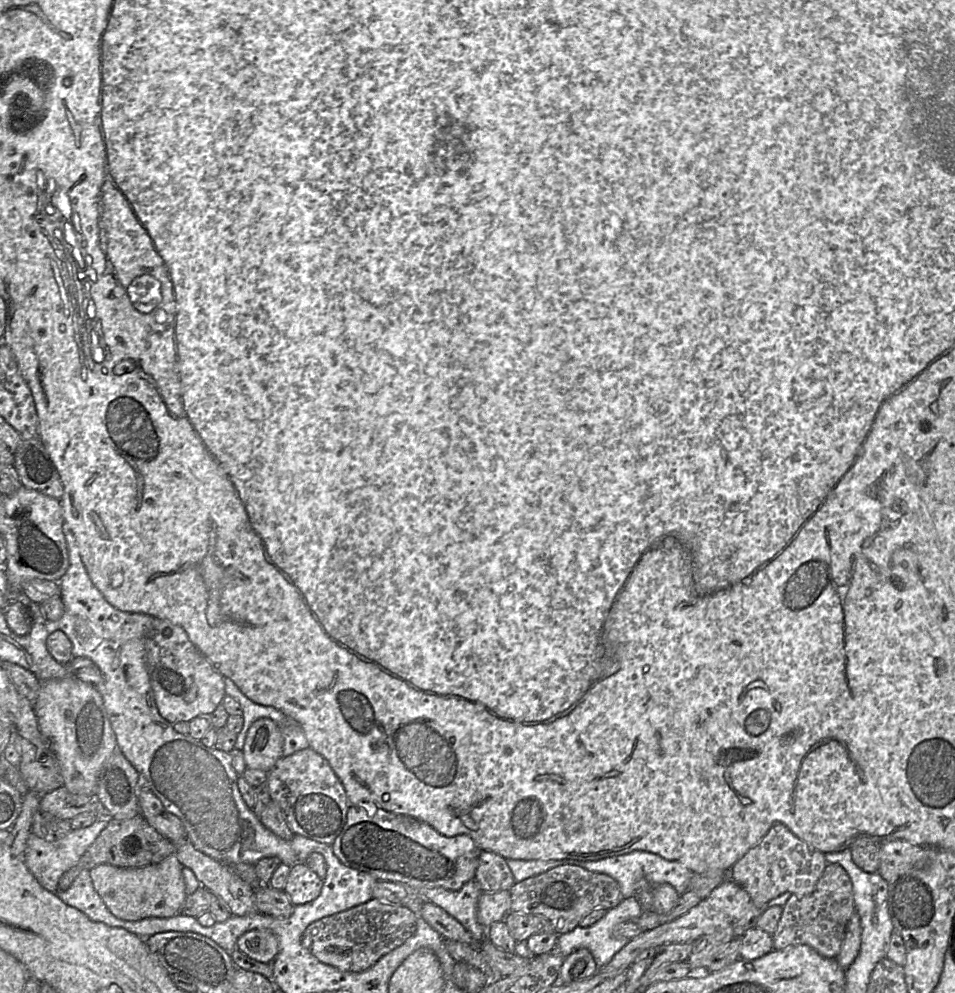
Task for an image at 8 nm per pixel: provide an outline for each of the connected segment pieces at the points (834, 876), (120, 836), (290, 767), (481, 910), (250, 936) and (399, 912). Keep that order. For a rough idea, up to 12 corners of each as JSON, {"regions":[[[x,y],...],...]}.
{"regions":[[[827,864],[792,894],[775,950],[808,945],[836,958],[855,911],[851,878]],[[141,814],[109,818],[77,865],[67,890],[83,869],[140,868],[173,854],[175,844]],[[311,747],[268,772],[294,833],[332,845],[351,804]],[[509,890],[483,892],[477,919],[487,929],[510,910]],[[268,929],[238,938],[236,948],[258,962],[278,953],[278,939]],[[373,898],[311,923],[302,945],[362,972],[413,936],[410,909]]]}

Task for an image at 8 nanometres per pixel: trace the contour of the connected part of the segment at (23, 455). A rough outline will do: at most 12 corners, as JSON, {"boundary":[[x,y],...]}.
{"boundary":[[39,437],[13,452],[21,485],[60,500],[63,485]]}

